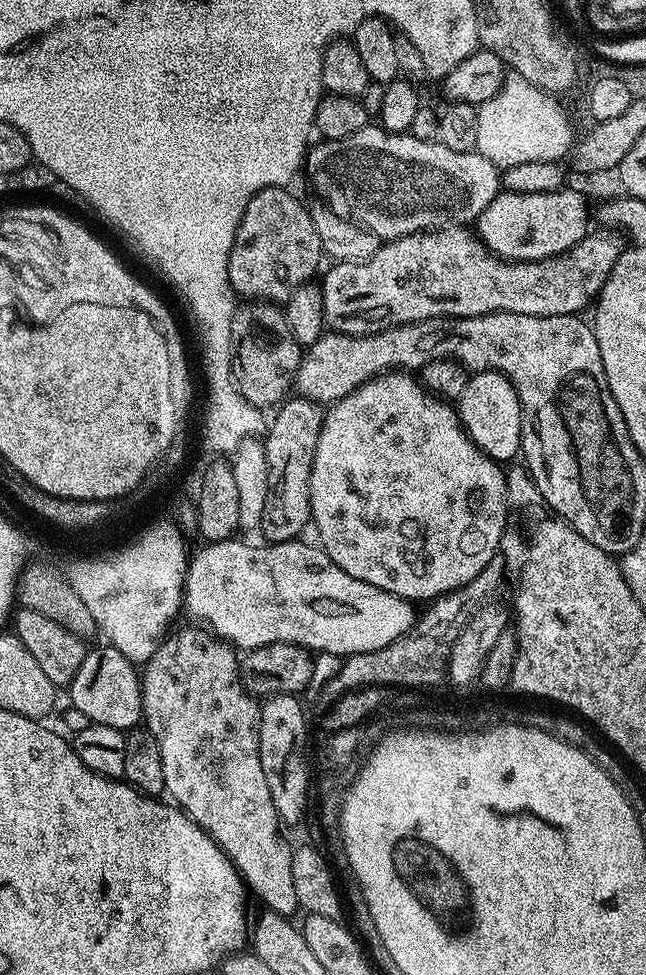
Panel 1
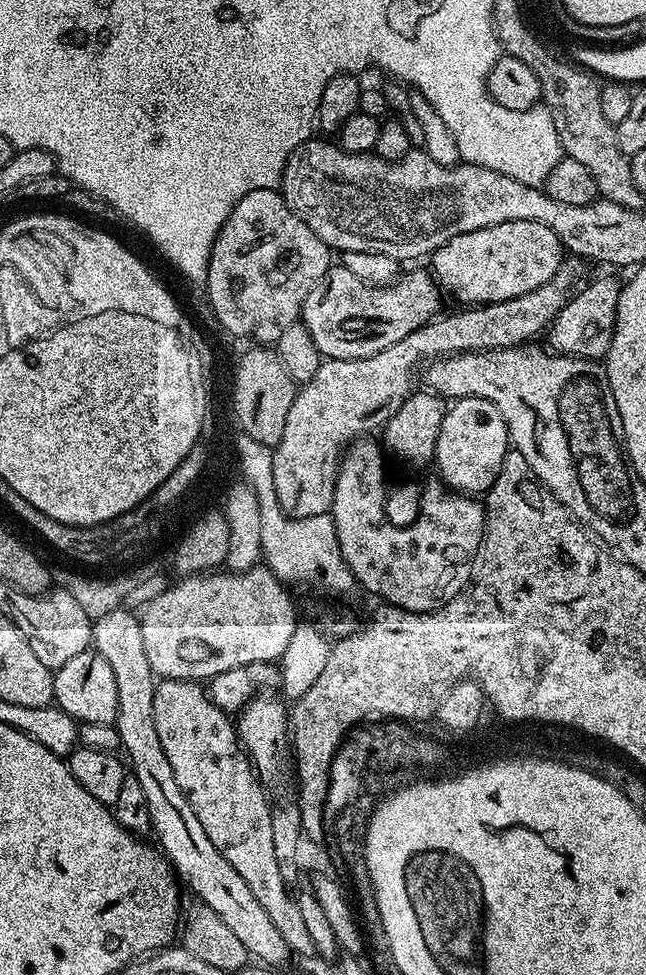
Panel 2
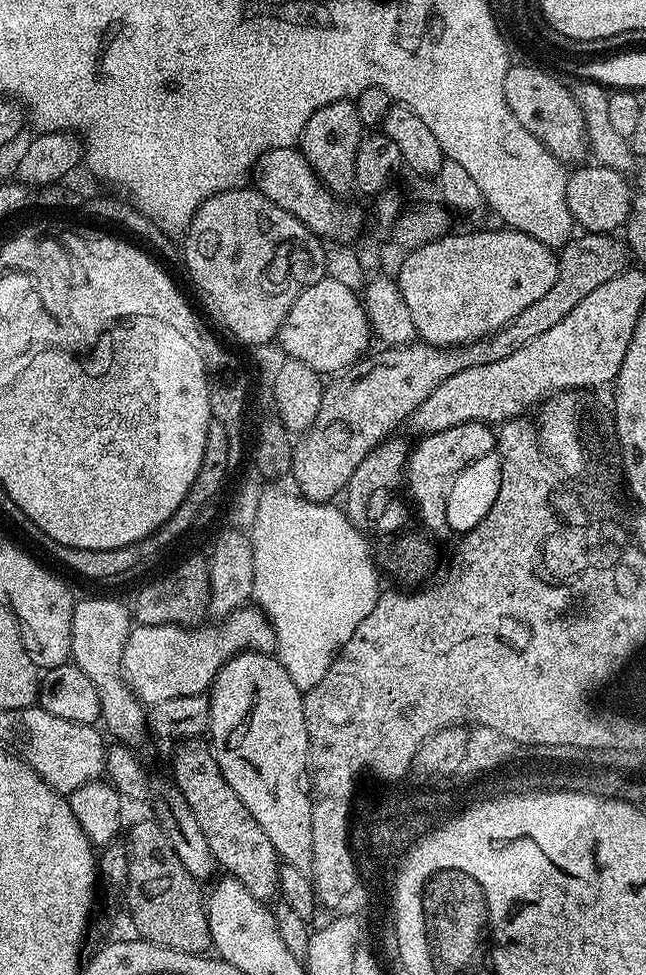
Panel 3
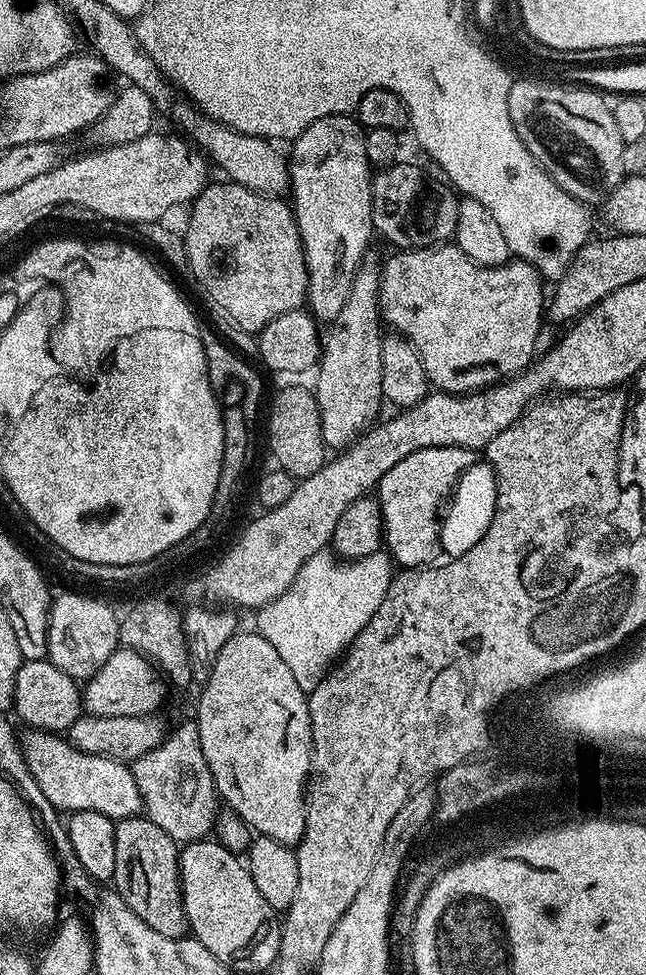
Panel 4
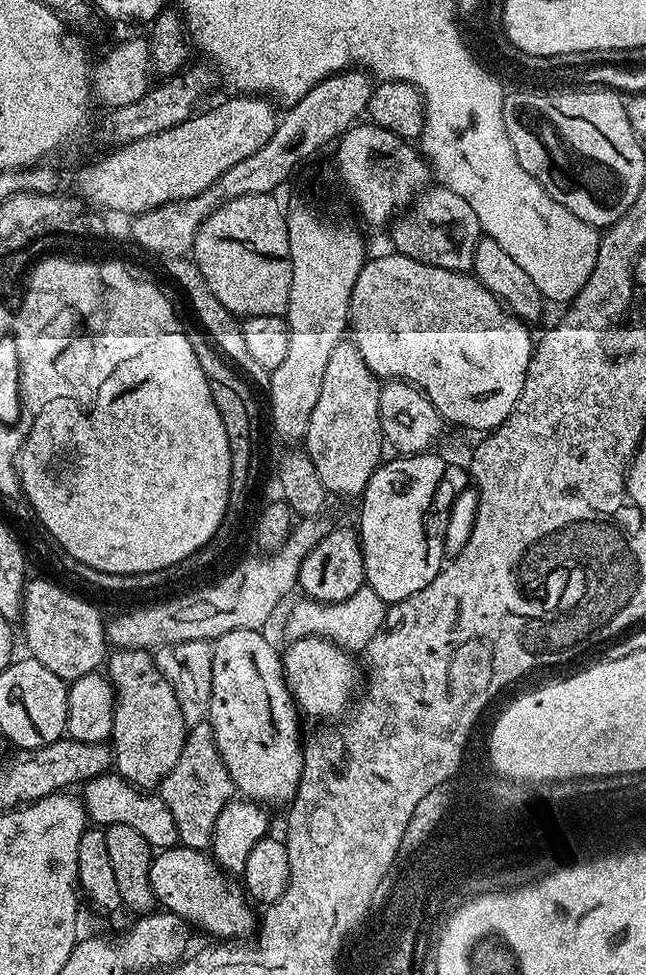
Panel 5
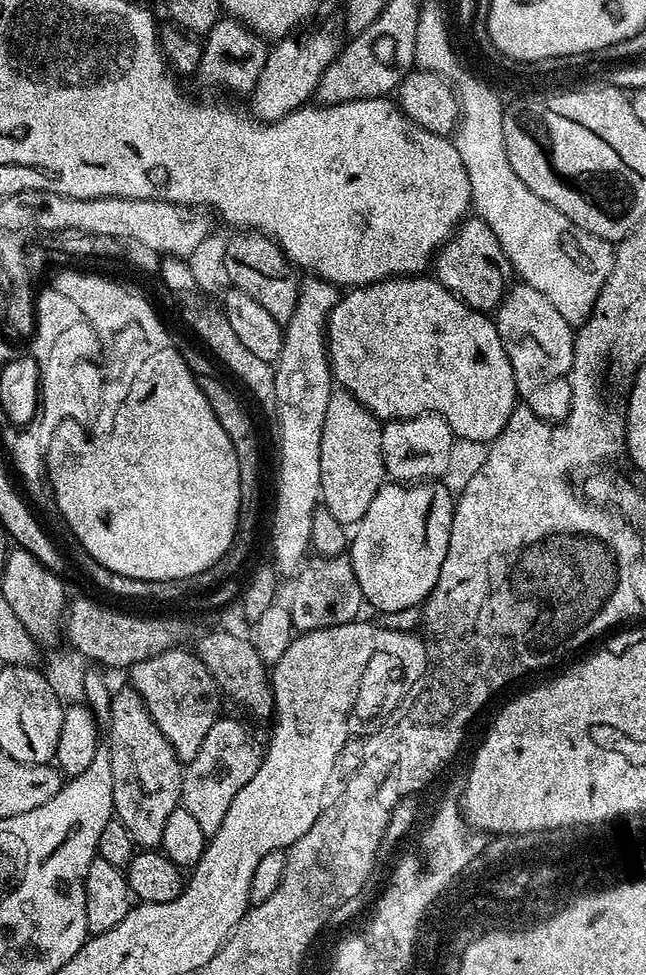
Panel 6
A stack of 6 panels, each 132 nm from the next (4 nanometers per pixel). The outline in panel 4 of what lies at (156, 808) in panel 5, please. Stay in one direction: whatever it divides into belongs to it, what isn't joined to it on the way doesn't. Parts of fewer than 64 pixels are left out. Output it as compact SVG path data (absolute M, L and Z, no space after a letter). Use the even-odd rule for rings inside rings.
M28 730L19 737L24 761L34 774L46 802L61 814L71 814L82 810L98 810L106 818L114 821L141 815L144 803L138 794L138 784L134 782L131 767L123 760L109 756L86 754L78 750L63 735L43 730Z

